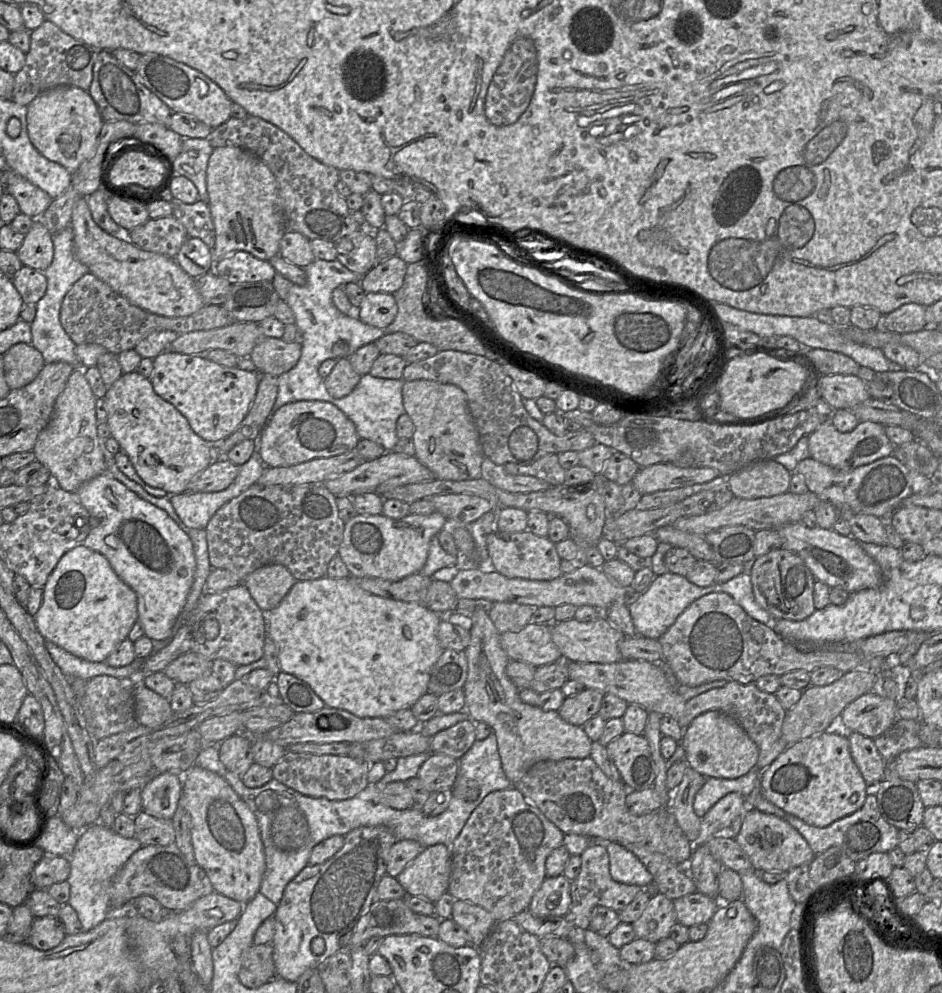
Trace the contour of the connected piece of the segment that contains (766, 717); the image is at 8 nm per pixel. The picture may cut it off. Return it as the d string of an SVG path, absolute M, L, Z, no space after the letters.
M727 682L724 687L708 690L688 700L686 702L683 716L679 719L679 721L677 721L682 729L682 736L683 730L685 730L696 717L707 711L722 712L733 718L745 730L747 735L759 749L756 769L760 773L767 769L771 763L788 748L787 743L782 738L782 725L787 710L783 708L774 694L768 694L759 690L755 683L741 684L738 682Z

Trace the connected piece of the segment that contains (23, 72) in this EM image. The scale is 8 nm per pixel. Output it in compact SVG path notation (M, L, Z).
M45 19L37 29L30 31L30 49L25 65L14 75L11 100L28 106L41 93L59 86L75 86L88 91L97 53L96 48L73 38Z

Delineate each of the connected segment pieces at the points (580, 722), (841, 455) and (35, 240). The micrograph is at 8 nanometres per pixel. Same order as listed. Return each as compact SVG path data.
M585 688L577 695L565 698L558 713L566 722L582 727L598 714L604 695L600 690Z
M826 419L808 435L808 450L810 457L818 462L841 471L850 471L892 455L895 447L887 437L885 426L882 424L859 422L851 432L842 433L833 426L830 419Z
M40 219L33 222L16 252L23 266L44 272L54 257L53 235Z

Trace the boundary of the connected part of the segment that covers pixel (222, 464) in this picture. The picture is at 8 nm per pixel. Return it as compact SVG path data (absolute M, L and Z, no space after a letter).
M225 457L216 458L190 483L186 492L218 492L228 488L239 474L239 466Z

